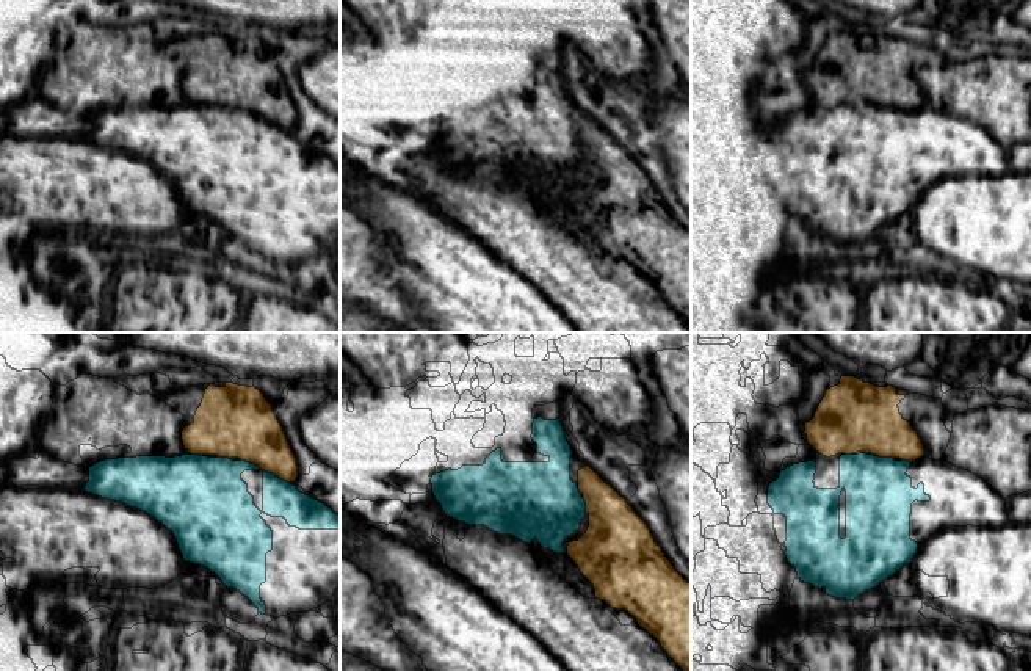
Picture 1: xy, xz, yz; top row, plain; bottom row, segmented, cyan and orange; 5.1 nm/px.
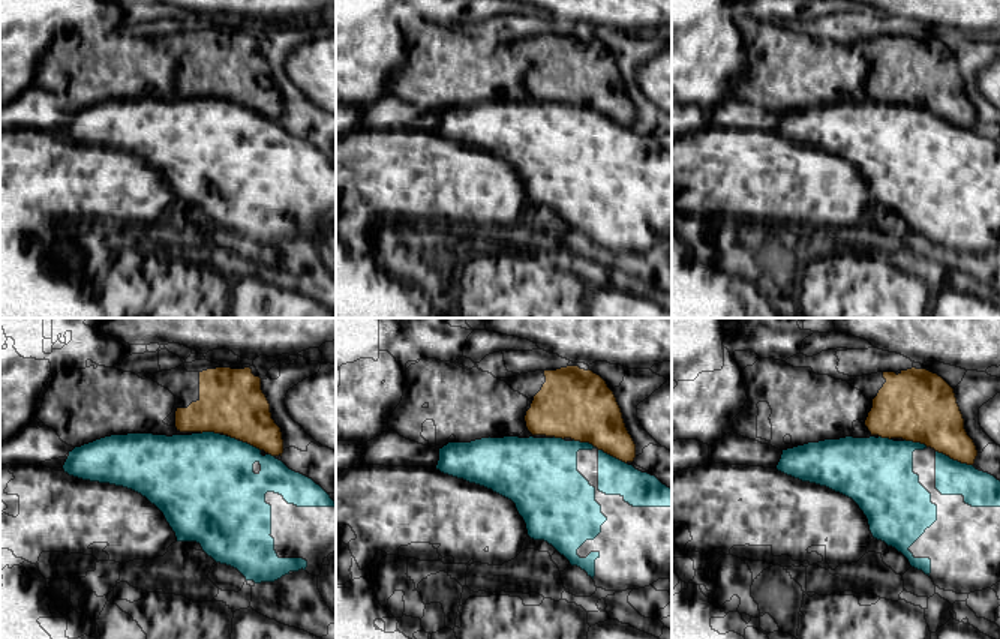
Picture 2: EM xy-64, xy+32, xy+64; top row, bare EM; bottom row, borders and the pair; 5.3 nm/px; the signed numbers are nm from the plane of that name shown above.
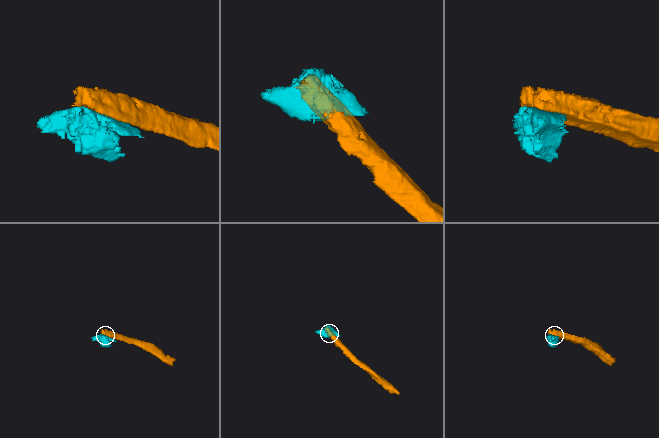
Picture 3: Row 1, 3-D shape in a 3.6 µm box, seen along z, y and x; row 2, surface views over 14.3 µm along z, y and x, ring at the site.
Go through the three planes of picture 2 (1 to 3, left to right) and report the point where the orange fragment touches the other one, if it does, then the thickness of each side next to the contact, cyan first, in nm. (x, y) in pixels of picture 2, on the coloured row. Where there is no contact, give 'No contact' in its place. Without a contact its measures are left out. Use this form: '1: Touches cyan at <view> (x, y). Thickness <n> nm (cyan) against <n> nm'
1: Touches cyan at xy-64 (249, 444). Thickness 440 nm (cyan) against 340 nm
2: Touches cyan at xy+32 (612, 456). Thickness 190 nm (cyan) against 300 nm
3: Touches cyan at xy+64 (952, 459). Thickness 190 nm (cyan) against 300 nm

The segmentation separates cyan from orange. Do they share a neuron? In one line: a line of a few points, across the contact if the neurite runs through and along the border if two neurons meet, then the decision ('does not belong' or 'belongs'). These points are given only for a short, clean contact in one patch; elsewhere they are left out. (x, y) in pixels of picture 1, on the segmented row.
does not belong

